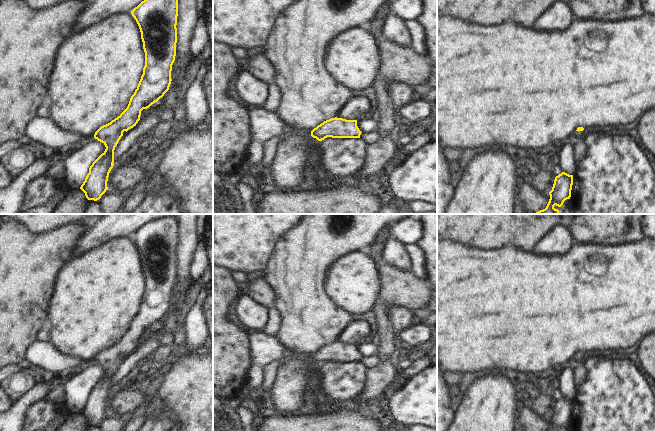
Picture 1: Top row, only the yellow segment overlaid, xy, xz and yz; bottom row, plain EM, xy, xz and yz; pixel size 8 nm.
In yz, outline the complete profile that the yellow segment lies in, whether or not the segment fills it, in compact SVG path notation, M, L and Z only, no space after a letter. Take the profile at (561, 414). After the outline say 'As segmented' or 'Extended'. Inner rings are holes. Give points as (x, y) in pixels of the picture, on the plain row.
M562 396L555 401L550 423L546 431L561 431L565 424L570 423L573 409L573 399Z. As segmented

